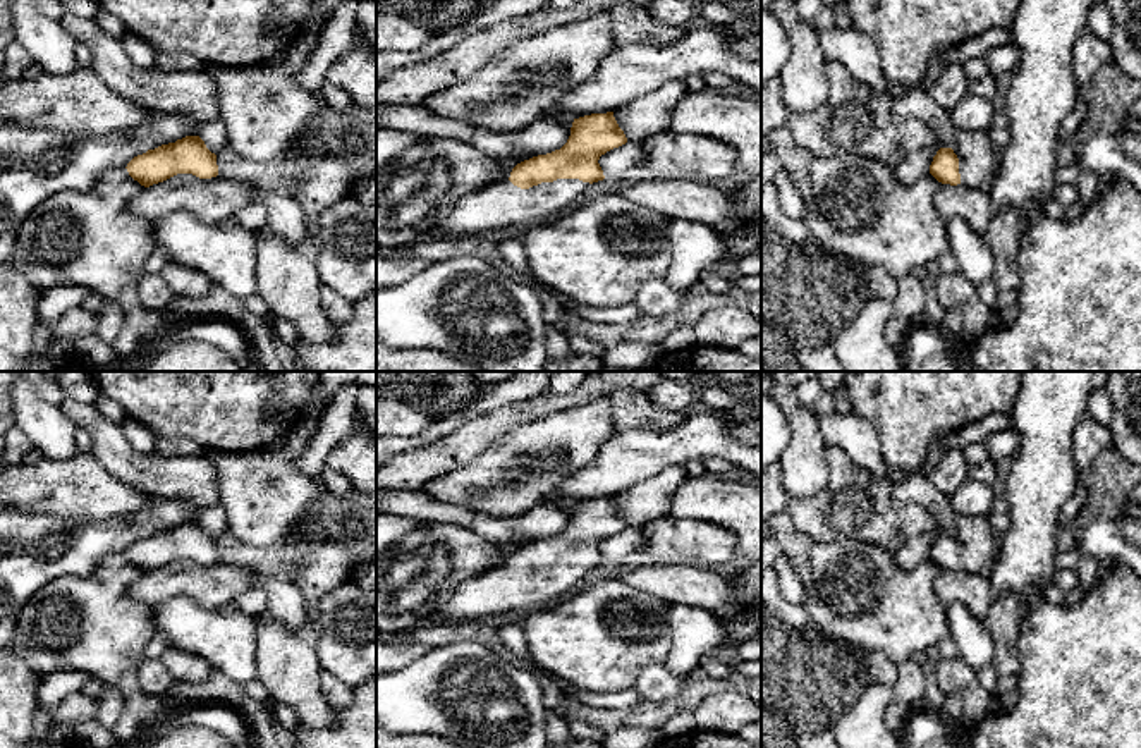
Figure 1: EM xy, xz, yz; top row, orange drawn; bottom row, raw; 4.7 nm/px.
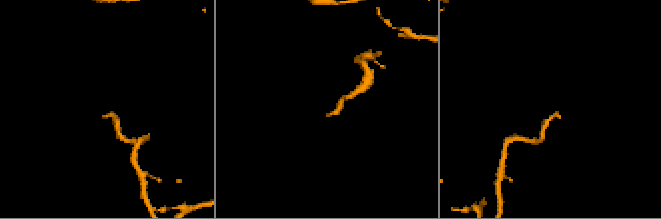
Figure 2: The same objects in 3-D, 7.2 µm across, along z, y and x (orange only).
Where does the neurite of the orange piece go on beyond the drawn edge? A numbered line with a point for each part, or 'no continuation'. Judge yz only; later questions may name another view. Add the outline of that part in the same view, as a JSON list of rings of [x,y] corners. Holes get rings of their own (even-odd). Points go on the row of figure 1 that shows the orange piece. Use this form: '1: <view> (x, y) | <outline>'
1: yz (978, 164) | [[[957,129],[954,153],[959,158],[961,184],[988,187],[1000,167],[988,131]]]

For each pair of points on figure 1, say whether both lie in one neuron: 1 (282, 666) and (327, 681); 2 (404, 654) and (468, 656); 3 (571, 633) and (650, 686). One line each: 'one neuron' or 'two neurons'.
1: two neurons
2: two neurons
3: two neurons

